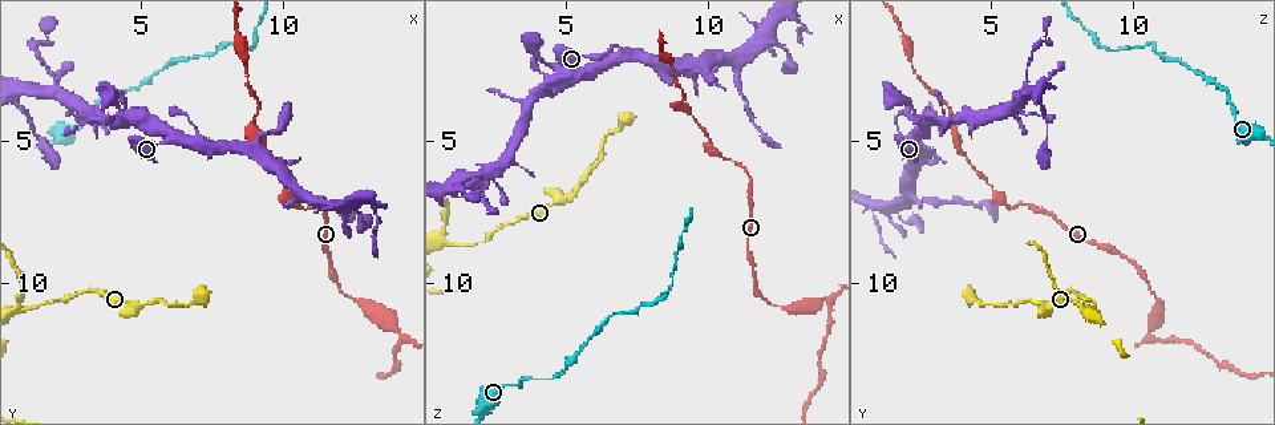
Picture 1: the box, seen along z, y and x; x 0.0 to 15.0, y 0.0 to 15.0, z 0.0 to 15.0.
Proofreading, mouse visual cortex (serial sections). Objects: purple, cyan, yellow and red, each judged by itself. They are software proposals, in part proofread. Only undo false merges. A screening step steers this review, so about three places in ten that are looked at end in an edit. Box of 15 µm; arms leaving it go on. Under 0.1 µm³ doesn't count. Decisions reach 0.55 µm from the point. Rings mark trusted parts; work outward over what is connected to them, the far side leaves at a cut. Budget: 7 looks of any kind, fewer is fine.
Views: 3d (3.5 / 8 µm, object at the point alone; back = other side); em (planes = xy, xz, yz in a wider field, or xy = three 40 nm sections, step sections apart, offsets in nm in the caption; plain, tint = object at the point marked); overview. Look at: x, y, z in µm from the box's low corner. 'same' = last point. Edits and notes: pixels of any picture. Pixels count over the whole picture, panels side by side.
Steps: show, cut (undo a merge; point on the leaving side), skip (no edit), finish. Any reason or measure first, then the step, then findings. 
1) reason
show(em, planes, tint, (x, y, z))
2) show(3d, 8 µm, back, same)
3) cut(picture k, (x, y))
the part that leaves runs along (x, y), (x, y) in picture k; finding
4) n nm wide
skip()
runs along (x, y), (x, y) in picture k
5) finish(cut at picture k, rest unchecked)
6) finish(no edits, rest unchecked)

arms part here
show(3d, 8 µm, (10.7, 7.0, 1.9))

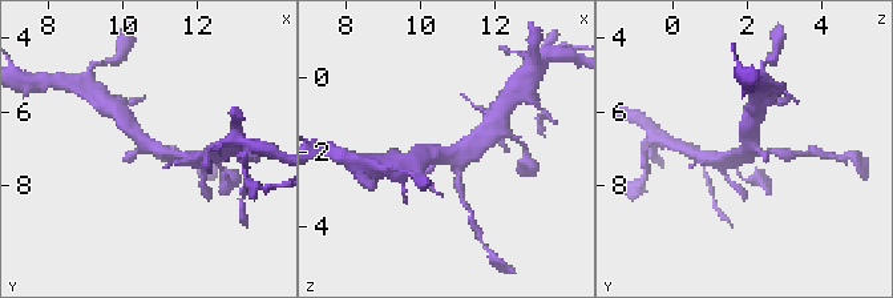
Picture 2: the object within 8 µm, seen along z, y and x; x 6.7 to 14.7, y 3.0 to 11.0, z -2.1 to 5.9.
show(em, xy, step 5, tint, (10.8, 7.0, 2.1))

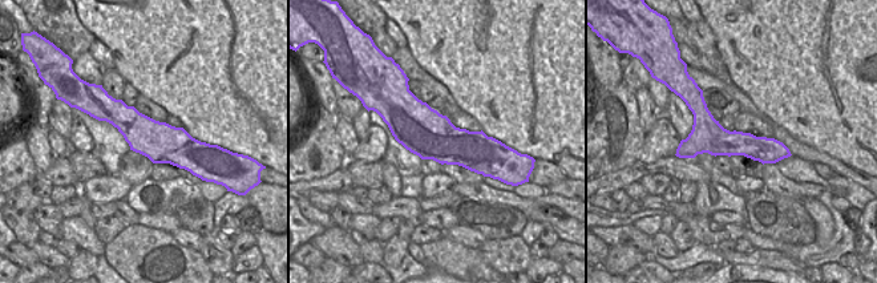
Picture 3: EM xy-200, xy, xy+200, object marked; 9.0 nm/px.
skip()
runs along (682, 148), (747, 144), (785, 153) in picture 3; all the same cell

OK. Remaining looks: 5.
a fork
show(3d, 3.5 µm, (14.4, 12.0, 10.7))

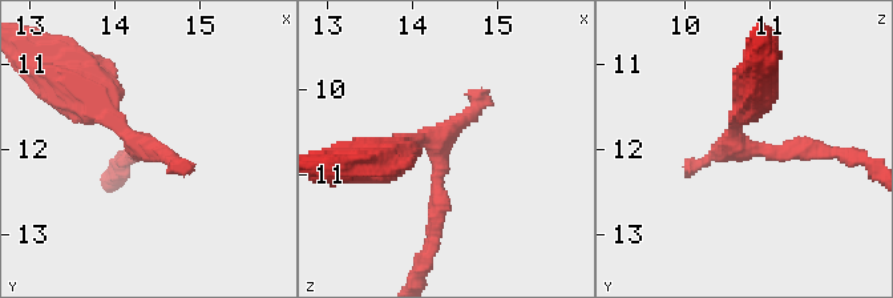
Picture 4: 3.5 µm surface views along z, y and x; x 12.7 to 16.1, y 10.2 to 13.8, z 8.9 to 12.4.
show(em, xy, step 1, tint, (14.30, 12.00, 10.65))

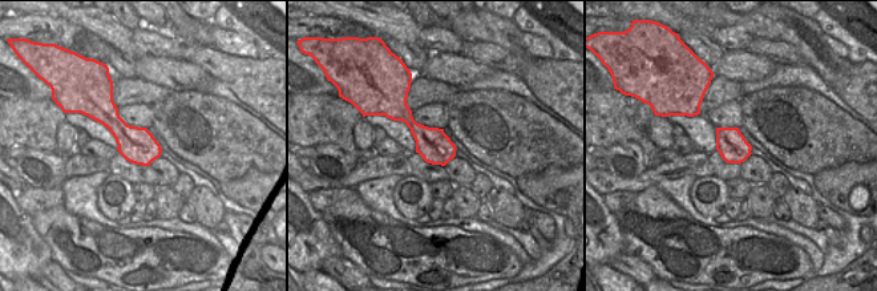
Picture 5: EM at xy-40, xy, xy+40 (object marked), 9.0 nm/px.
3 arms; arms of 150, 200, 450 nm
skip()
runs along (754, 85), (736, 143), (821, 154) in picture 4; one cell here

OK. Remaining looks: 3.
small branch off a trunk
show(3d, 3.5 µm, (2.0, 3.3, 6.2))

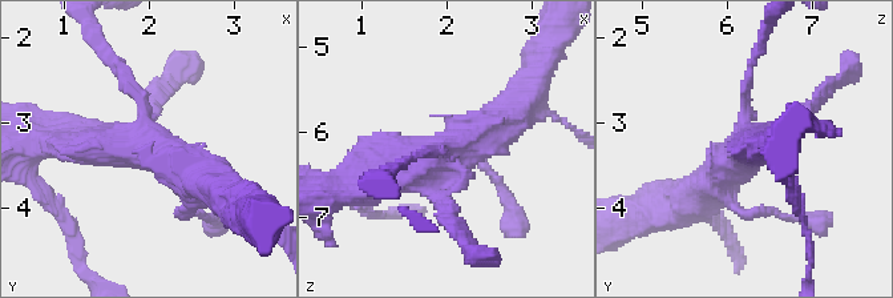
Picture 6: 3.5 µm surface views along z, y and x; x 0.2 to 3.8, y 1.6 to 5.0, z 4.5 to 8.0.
show(em, xy, step 1, tint, (1.95, 3.30, 6.25))

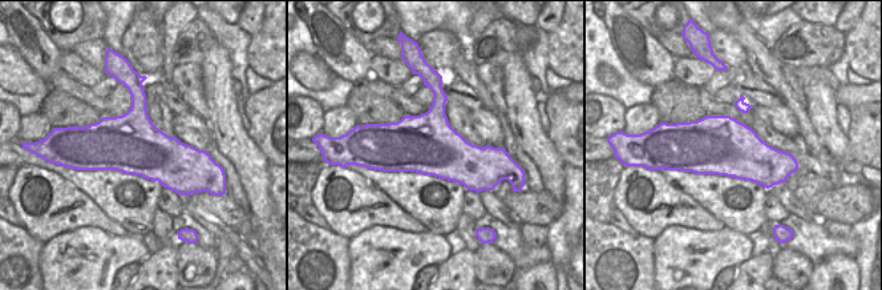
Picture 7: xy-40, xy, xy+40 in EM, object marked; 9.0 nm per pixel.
show(em, planes, tint, same)

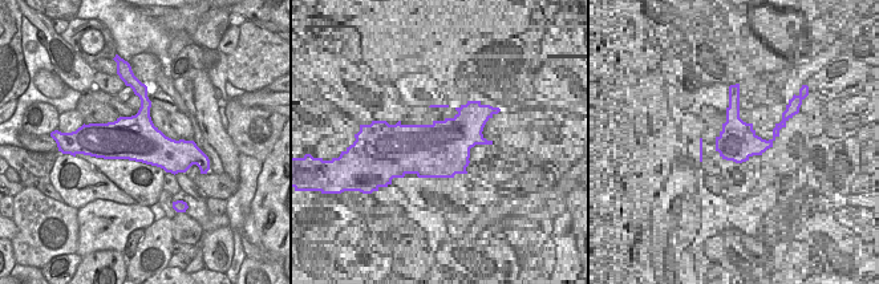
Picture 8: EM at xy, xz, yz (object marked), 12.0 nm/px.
550 nm wide
skip()
runs along (510, 116), (359, 188) in picture 6; all the same cell

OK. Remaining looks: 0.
finish(no edits, rest unchecked)

